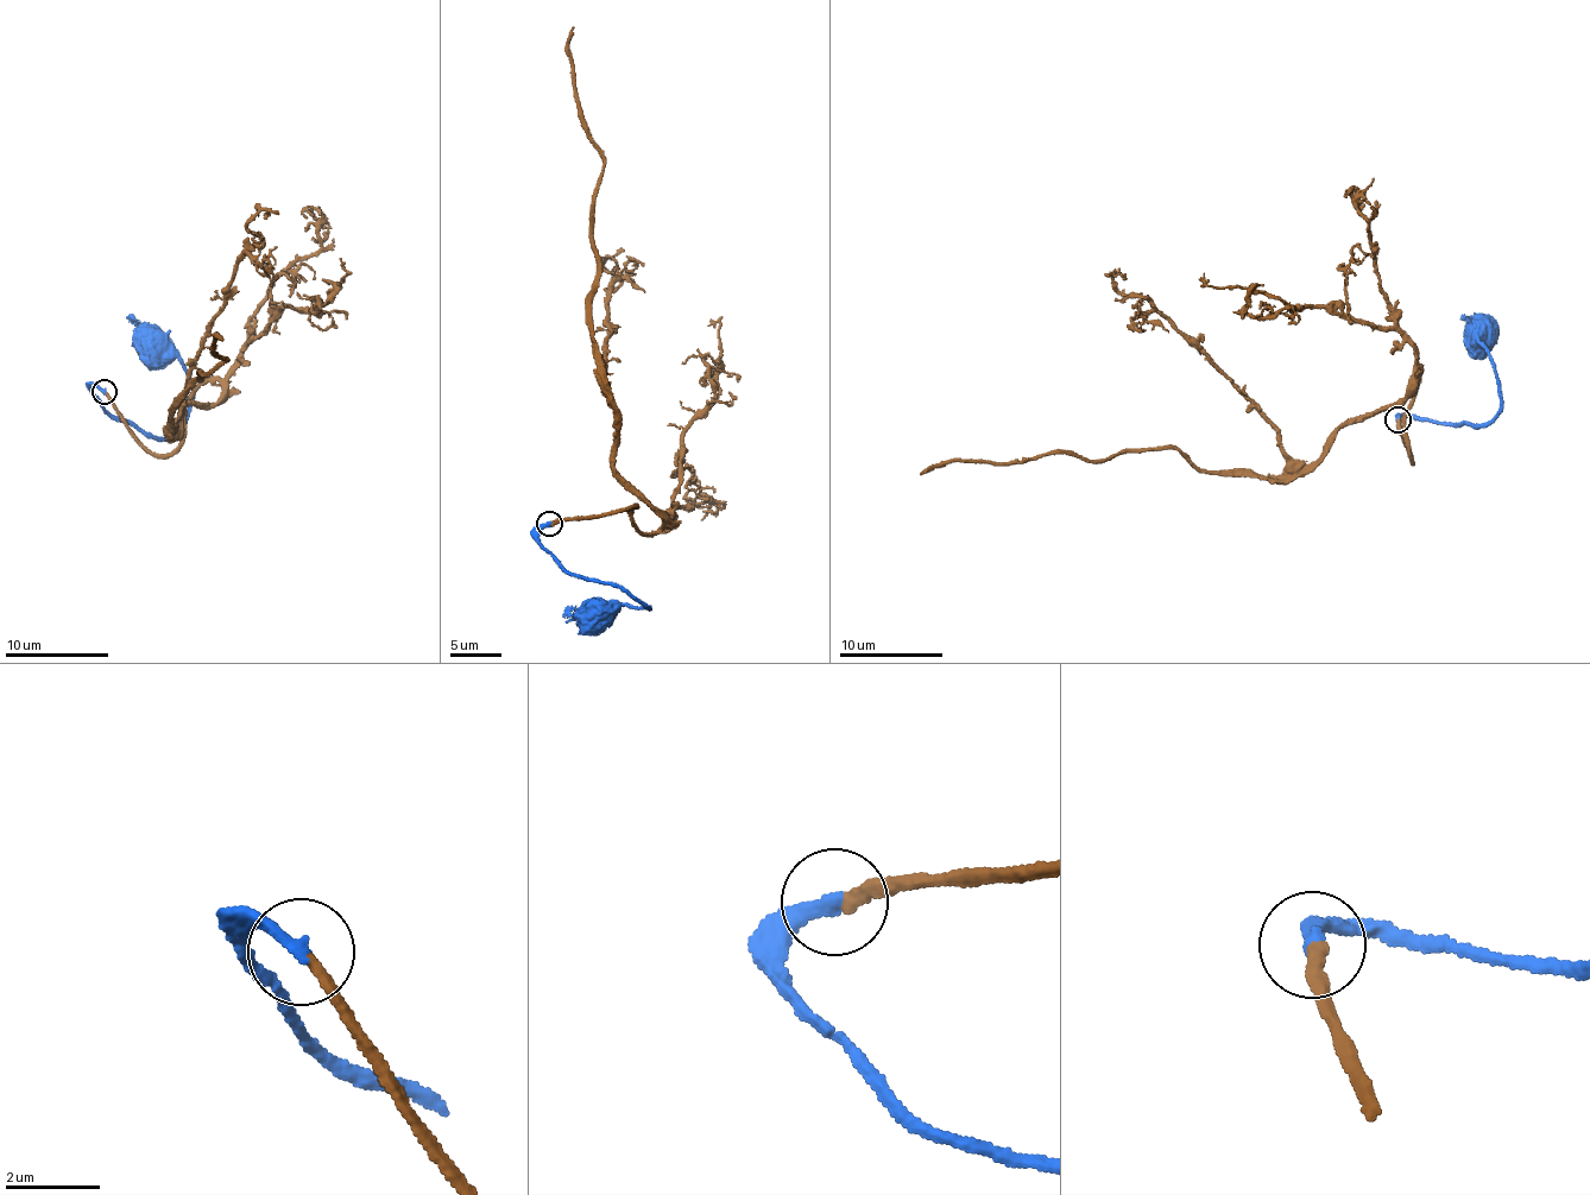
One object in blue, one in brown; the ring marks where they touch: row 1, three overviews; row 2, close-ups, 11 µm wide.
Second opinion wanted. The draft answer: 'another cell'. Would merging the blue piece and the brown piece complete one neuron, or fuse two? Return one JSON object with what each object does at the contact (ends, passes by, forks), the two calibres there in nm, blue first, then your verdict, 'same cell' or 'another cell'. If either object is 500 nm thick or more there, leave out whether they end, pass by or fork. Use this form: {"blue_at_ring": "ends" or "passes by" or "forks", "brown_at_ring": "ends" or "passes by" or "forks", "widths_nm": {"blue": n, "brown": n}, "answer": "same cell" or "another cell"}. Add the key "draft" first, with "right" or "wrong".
{"draft": "wrong", "blue_at_ring": "ends", "brown_at_ring": "ends", "widths_nm": {"blue": 320, "brown": 240}, "answer": "same cell"}

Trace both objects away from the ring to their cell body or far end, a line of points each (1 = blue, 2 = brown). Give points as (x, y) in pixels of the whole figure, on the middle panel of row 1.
1: (549, 523), (538, 531), (538, 543), (572, 573), (619, 586), (647, 606), (617, 604), (599, 607), (594, 613)
2: (549, 523), (663, 518), (613, 466), (591, 301), (605, 155), (572, 26)

